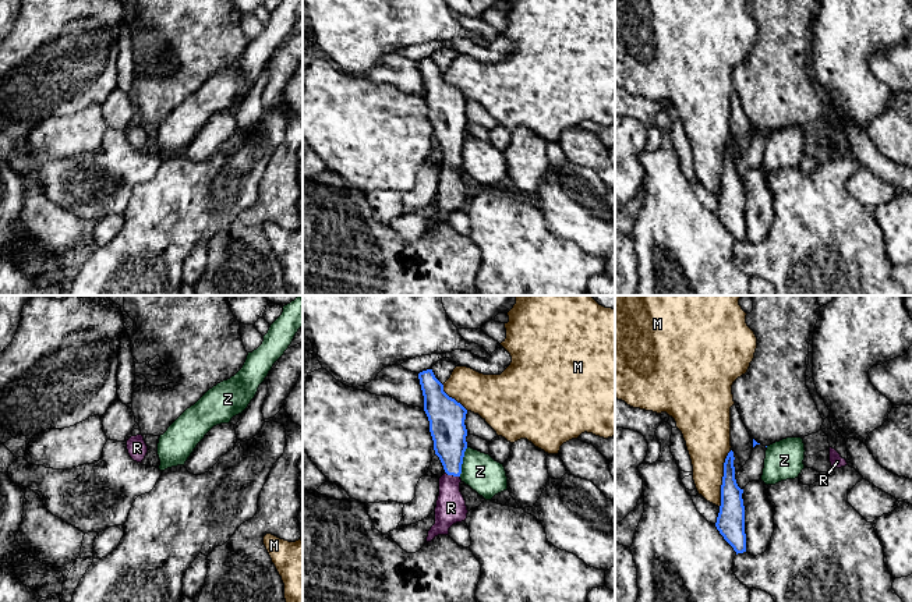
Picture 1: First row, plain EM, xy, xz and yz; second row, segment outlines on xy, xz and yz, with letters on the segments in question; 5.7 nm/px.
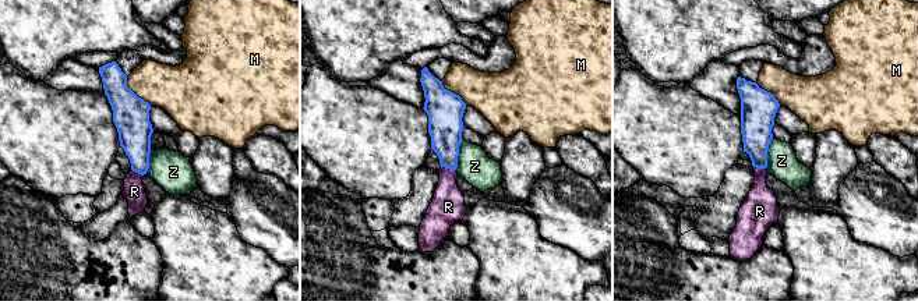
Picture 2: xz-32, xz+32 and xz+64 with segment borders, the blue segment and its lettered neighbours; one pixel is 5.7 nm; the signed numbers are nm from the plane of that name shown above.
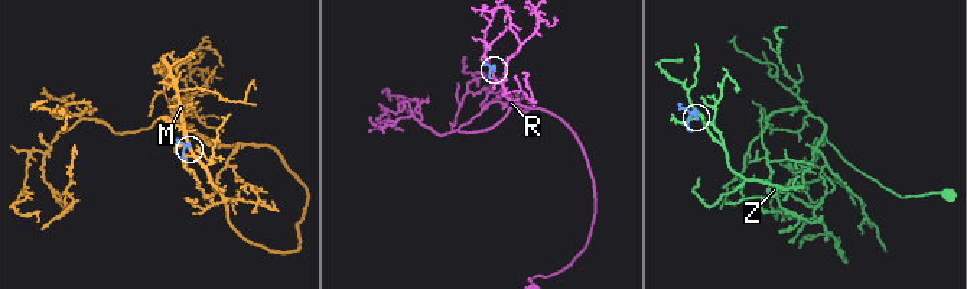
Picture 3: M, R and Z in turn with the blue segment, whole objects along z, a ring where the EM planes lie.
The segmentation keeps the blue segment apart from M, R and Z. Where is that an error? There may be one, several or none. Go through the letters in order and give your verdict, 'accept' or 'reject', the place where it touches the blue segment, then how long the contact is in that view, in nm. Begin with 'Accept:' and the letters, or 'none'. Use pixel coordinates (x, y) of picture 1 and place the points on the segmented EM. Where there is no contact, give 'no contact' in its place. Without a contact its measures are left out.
Accept: R
M: reject | yz (723, 478) | 340 nm
R: accept | xz (452, 474) | 90 nm
Z: reject | xz (462, 461) | 180 nm

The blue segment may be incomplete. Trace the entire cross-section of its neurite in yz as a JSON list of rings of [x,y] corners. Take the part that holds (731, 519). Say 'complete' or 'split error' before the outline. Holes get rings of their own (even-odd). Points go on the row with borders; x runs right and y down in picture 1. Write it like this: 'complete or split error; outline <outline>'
complete; outline [[[731,450],[724,463],[721,506],[715,527],[738,555],[746,552],[746,534],[743,489],[736,484],[734,460],[734,452]]]

